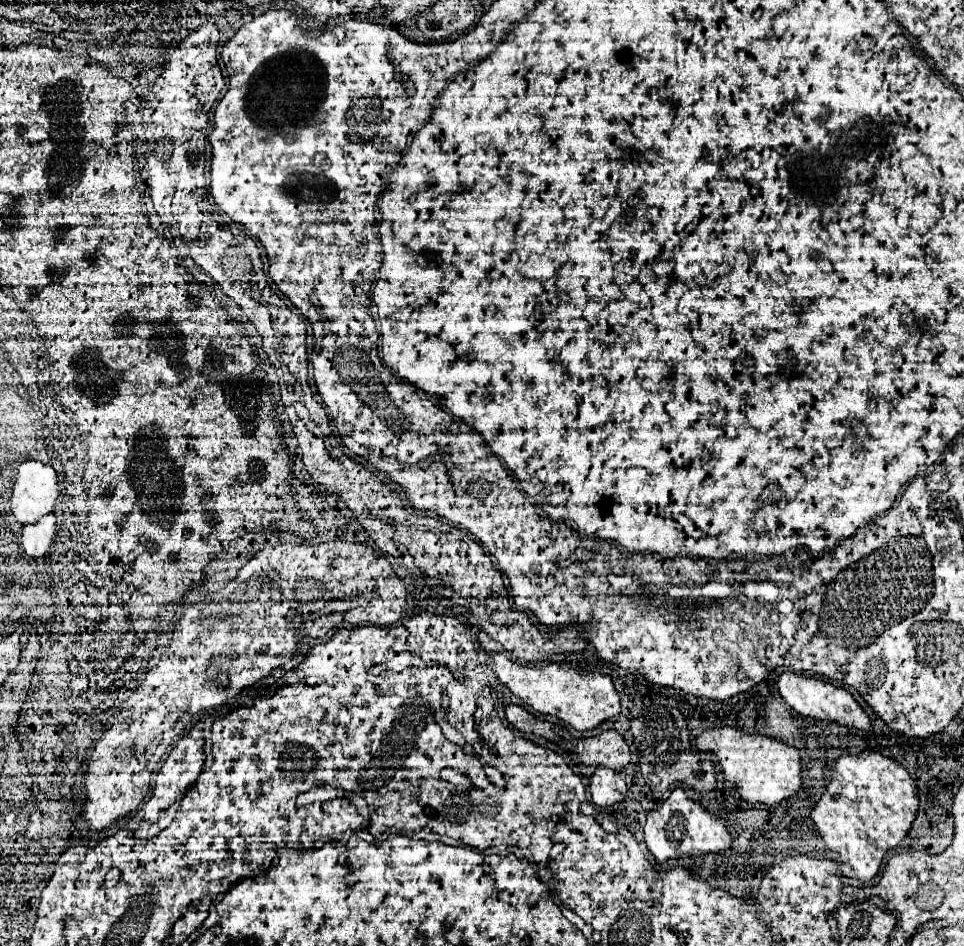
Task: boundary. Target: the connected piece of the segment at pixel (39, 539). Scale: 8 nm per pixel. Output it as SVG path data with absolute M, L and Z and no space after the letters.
M50 513L48 517L42 517L38 523L24 525L22 539L20 539L24 553L30 555L32 559L36 559L40 553L44 553L44 557L46 557L46 553L50 553L50 549L54 545L56 525L58 525L58 519L54 513Z

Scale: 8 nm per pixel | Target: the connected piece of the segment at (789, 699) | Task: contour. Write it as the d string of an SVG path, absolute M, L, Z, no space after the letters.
M782 673L778 679L778 689L782 699L800 715L804 717L816 717L816 719L826 719L826 721L836 721L840 725L848 727L858 727L862 731L870 731L870 719L864 713L864 709L856 703L856 699L842 687L822 687L820 679L814 677L802 677L796 673Z

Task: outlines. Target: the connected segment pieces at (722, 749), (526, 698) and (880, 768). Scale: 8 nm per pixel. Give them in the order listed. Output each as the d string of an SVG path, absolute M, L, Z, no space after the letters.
M712 727L696 737L696 747L700 751L716 753L726 779L732 781L738 787L740 797L752 805L776 805L802 785L800 751L780 739L748 733L738 727Z
M498 653L494 655L494 673L516 697L520 697L534 711L542 715L554 715L578 731L594 729L598 723L620 713L620 699L612 679L596 671L576 671L570 663L548 663L544 667L520 665Z
M862 751L858 755L842 753L832 765L832 779L820 801L812 807L814 819L828 849L838 851L840 863L846 863L846 877L870 881L888 849L896 847L908 833L918 811L918 789L910 773L896 761Z

